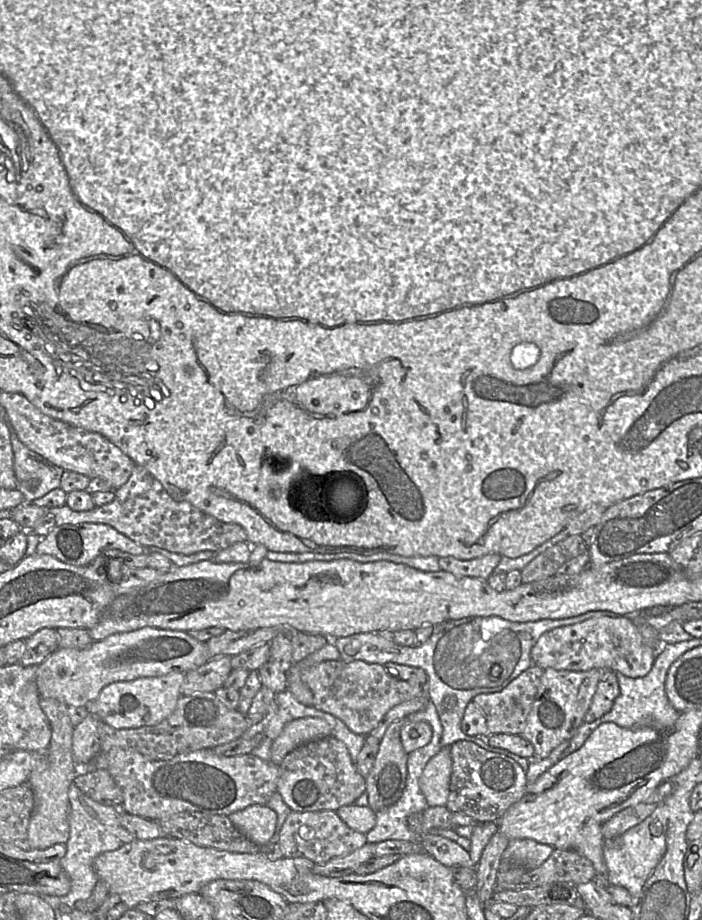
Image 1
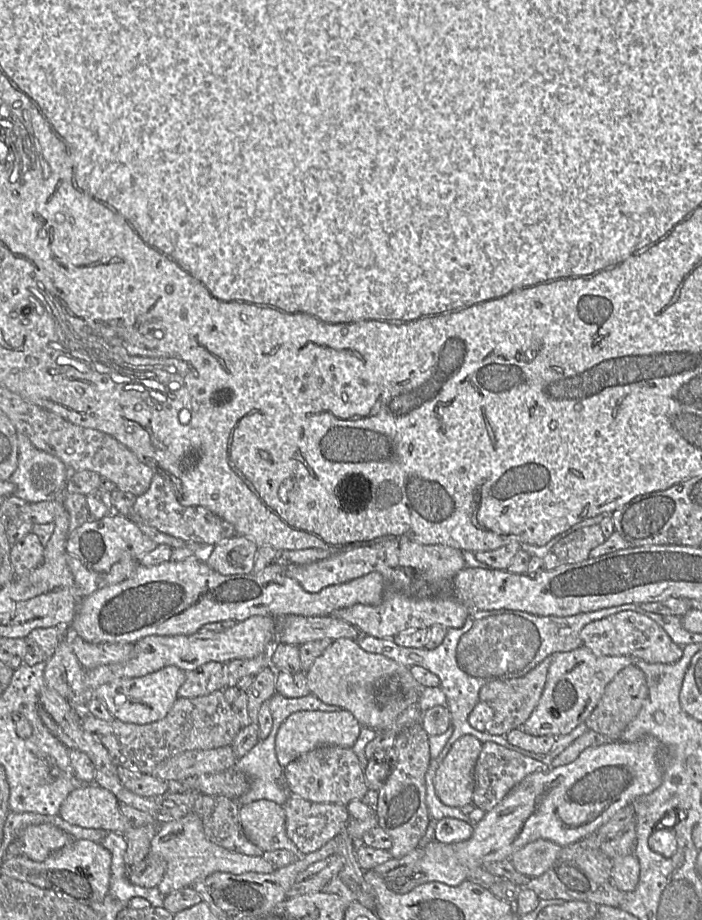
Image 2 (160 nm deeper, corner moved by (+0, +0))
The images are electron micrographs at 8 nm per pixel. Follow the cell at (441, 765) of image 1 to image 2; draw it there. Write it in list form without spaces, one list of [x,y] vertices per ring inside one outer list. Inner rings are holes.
[[[464,735],[454,742],[439,764],[434,786],[445,805],[460,808],[473,802],[473,771],[481,749],[478,738]]]

